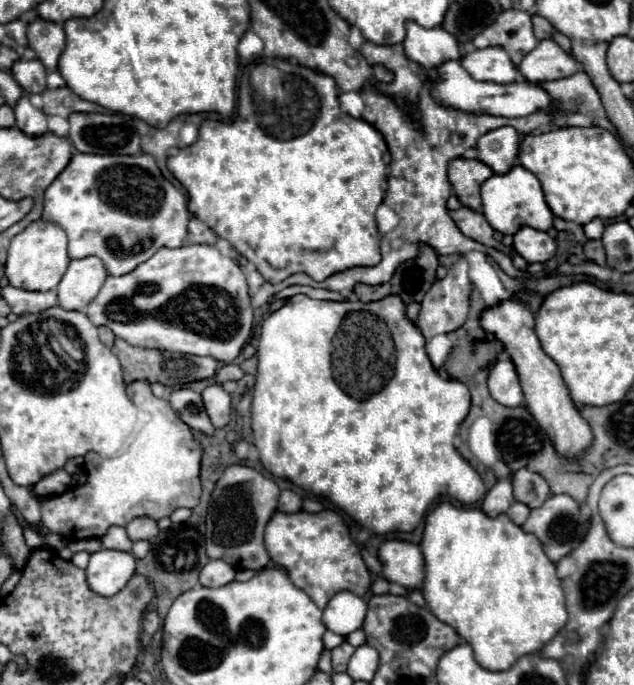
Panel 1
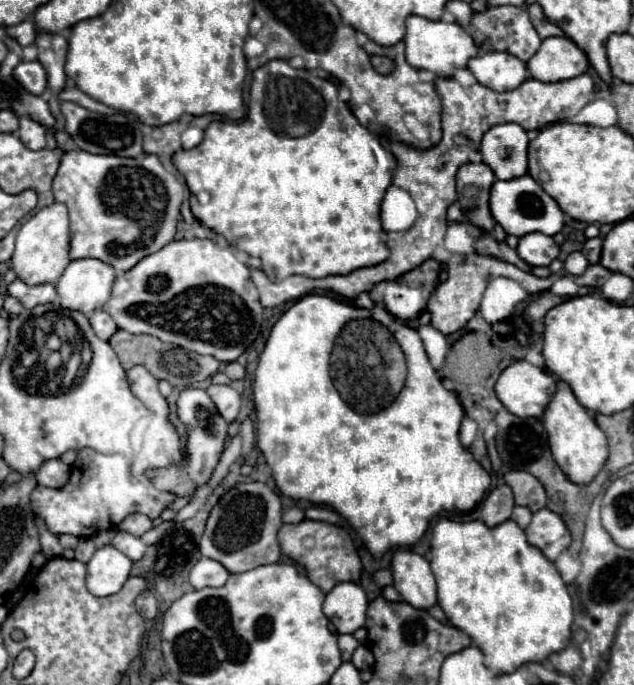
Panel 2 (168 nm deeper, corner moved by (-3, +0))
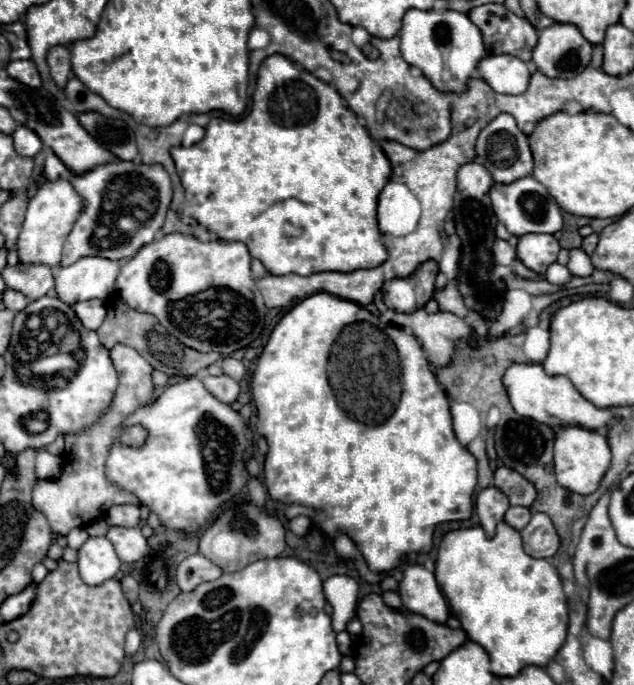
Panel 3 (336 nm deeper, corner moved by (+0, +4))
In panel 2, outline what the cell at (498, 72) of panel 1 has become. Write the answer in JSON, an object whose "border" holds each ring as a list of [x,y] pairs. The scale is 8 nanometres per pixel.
{"border":[[[499,51],[473,57],[469,61],[469,71],[475,75],[475,79],[481,85],[497,93],[513,91],[527,79],[525,63],[509,53],[499,53]]]}

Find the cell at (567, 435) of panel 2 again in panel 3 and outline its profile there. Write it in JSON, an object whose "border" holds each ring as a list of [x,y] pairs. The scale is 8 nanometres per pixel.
{"border":[[[560,427],[556,431],[556,439],[554,439],[554,471],[556,471],[556,479],[562,487],[580,493],[580,495],[588,495],[594,493],[600,485],[602,475],[606,473],[610,465],[610,449],[608,449],[608,441],[604,437],[604,433],[596,431],[596,429],[584,429],[584,427]]]}

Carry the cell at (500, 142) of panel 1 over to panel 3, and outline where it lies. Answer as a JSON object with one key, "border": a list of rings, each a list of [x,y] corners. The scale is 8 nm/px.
{"border":[[[500,113],[482,129],[476,143],[476,155],[478,155],[478,161],[490,171],[490,175],[498,183],[512,183],[520,177],[526,177],[532,173],[532,165],[534,165],[532,153],[528,147],[528,137],[518,129],[514,117],[508,113]]]}

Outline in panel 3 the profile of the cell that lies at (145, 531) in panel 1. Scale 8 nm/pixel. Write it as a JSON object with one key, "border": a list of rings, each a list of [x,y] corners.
{"border":[[[116,505],[106,513],[106,523],[118,527],[138,527],[140,509],[136,505]]]}

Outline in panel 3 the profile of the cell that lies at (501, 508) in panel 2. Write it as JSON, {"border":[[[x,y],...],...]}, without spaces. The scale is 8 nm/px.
{"border":[[[486,487],[478,493],[476,497],[476,513],[480,517],[480,525],[486,531],[488,537],[494,535],[496,525],[504,519],[504,513],[508,511],[510,503],[508,497],[496,489],[496,487]]]}

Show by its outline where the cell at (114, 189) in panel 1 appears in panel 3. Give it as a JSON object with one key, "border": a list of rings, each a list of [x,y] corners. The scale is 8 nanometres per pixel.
{"border":[[[46,149],[44,175],[48,181],[64,177],[84,199],[84,209],[74,223],[62,253],[62,267],[72,265],[80,257],[98,255],[112,261],[122,261],[132,257],[140,247],[154,241],[156,233],[166,221],[166,213],[172,201],[170,175],[162,165],[146,165],[134,161],[108,161],[96,165],[88,173],[72,173],[50,149]]]}

